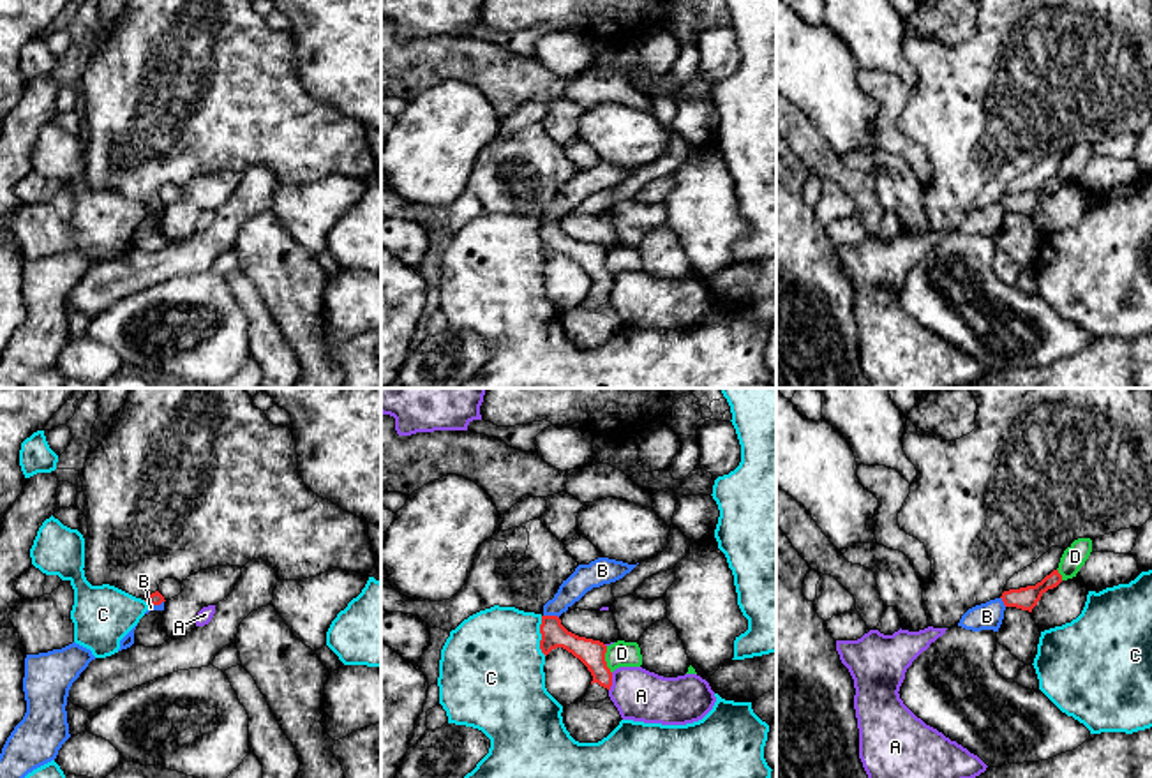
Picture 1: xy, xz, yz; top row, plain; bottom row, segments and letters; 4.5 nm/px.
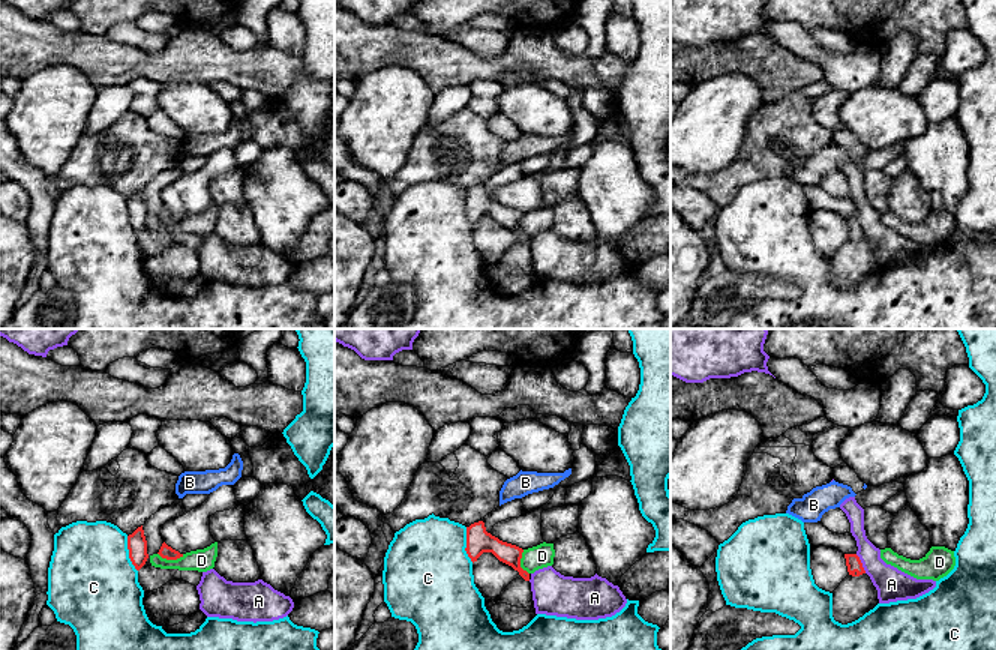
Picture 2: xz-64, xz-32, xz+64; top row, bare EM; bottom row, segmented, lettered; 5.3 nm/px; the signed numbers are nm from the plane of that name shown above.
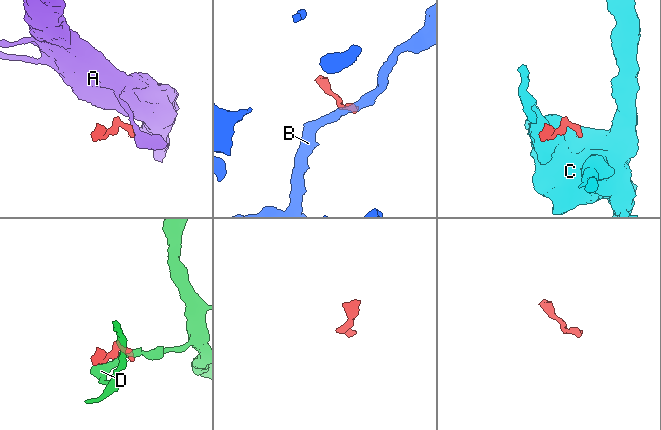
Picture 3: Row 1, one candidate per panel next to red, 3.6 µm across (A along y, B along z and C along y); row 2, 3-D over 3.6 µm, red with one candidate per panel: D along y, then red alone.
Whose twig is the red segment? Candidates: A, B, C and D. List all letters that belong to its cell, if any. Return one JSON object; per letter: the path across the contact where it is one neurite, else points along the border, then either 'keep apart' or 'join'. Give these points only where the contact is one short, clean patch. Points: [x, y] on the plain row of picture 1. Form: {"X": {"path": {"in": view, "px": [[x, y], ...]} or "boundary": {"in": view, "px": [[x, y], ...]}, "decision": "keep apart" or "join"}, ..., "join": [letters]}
{"A": {"boundary": {"in": "xz", "px": [[613, 277], [609, 295]]}, "decision": "keep apart"}, "B": {"boundary": {"in": "xz", "px": [[544, 219], [558, 223]]}, "decision": "keep apart"}, "C": {"decision": "keep apart"}, "D": {"decision": "keep apart"}, "join": []}

